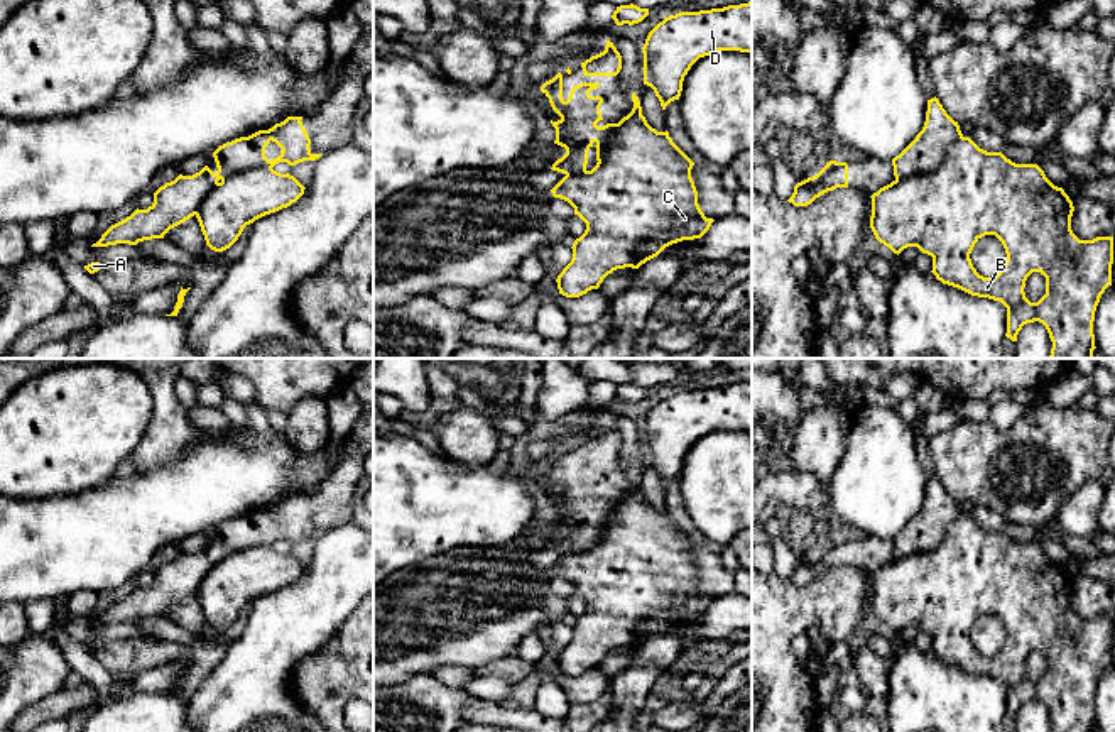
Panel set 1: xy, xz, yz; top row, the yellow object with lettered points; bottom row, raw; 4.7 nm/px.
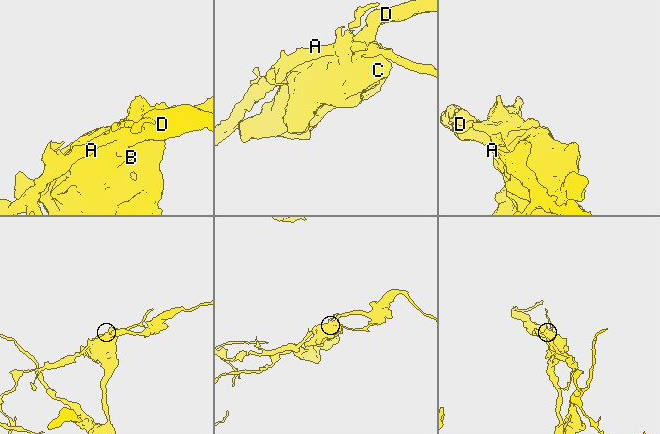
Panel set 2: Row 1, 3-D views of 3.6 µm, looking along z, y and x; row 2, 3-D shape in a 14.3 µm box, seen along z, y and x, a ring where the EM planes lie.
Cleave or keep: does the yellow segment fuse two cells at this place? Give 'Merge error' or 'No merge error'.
Merge error

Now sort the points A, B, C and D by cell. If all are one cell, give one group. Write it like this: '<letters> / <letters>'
A / B C D

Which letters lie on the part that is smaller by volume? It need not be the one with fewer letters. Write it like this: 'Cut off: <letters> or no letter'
Cut off: A

